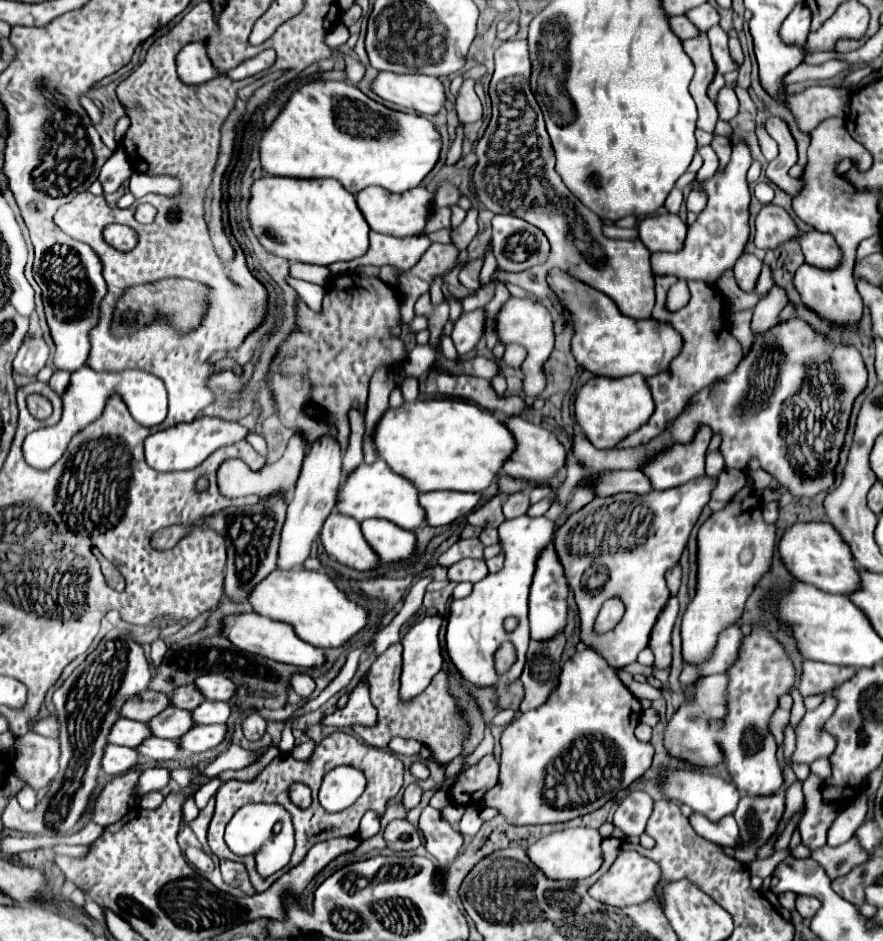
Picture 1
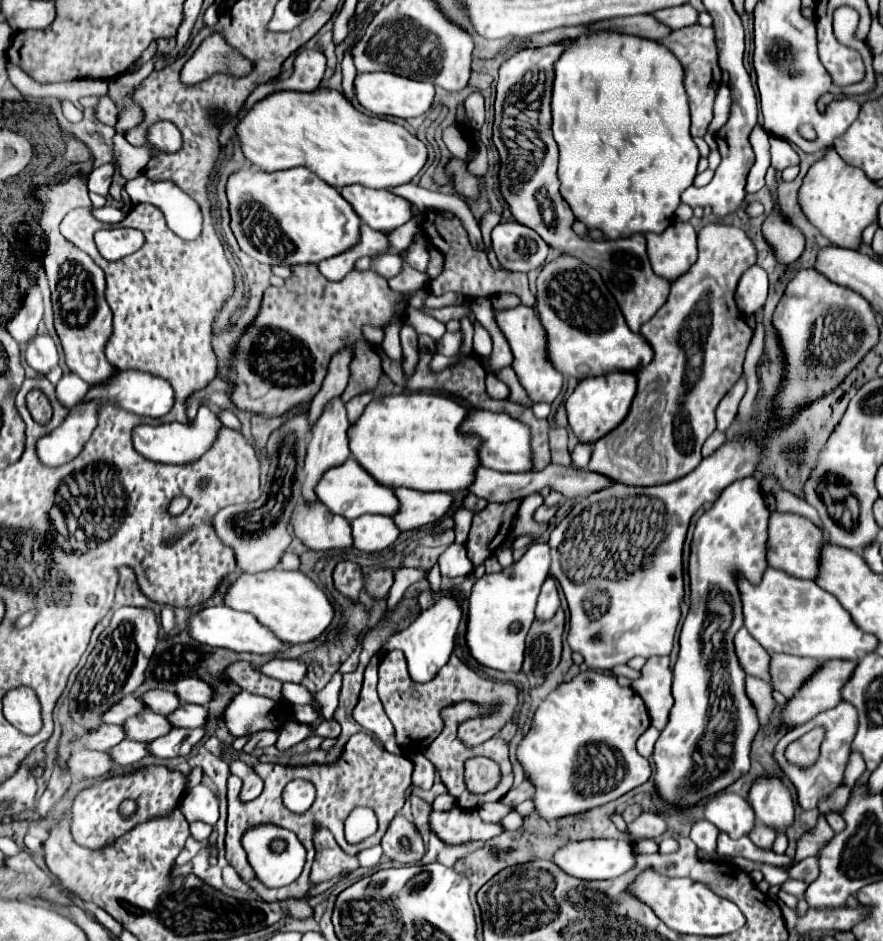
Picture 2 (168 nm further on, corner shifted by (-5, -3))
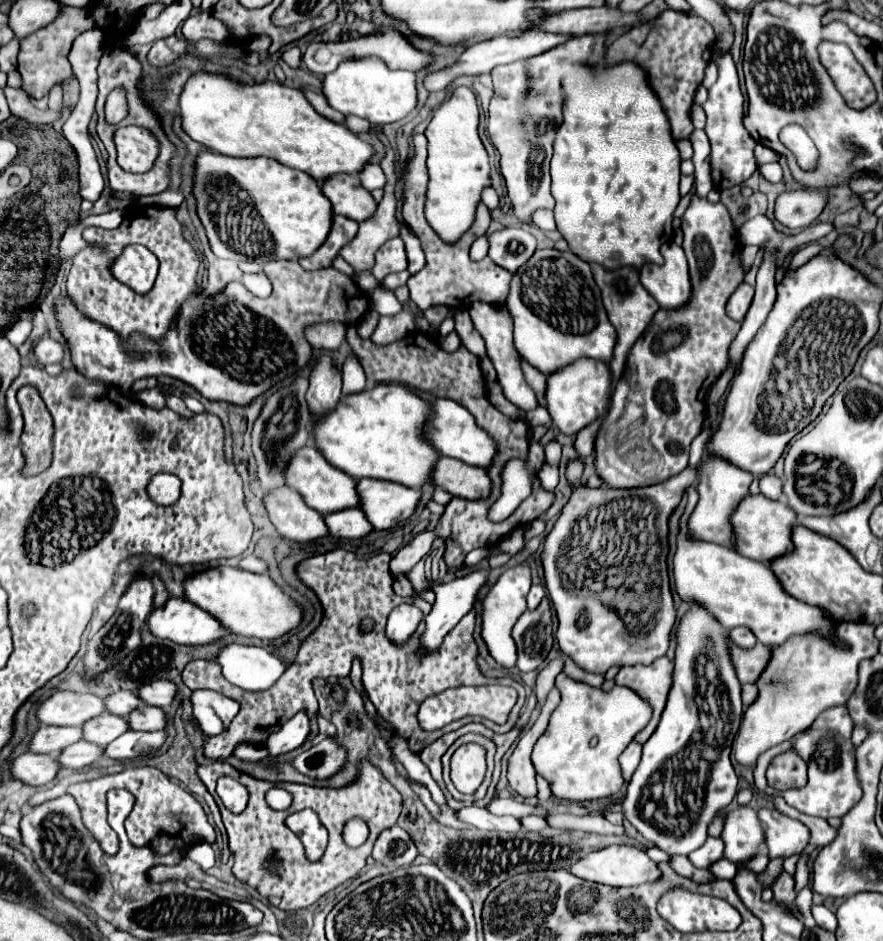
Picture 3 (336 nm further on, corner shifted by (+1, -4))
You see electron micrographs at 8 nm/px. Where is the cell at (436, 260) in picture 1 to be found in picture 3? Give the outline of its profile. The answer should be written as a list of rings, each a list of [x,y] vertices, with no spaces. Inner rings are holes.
[[[391,238],[387,240],[379,250],[377,250],[377,256],[375,256],[375,266],[371,268],[371,274],[383,282],[383,278],[387,274],[393,274],[393,272],[403,272],[407,270],[407,256],[405,256],[405,244],[399,240],[399,238]]]

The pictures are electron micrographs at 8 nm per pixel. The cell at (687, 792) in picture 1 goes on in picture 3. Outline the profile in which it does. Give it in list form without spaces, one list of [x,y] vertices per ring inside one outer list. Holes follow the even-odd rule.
[[[739,806],[729,812],[725,828],[721,832],[725,842],[723,858],[733,864],[745,864],[759,854],[759,846],[765,842],[763,826],[757,818],[757,812],[749,806]]]

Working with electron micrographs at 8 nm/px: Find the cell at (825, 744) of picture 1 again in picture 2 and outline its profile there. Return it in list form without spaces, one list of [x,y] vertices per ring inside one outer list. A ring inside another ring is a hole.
[[[841,701],[837,707],[833,709],[827,709],[827,711],[821,711],[817,717],[813,717],[813,721],[807,721],[795,729],[791,729],[775,747],[775,761],[779,763],[783,775],[797,787],[797,793],[799,793],[799,805],[803,809],[815,809],[817,807],[817,801],[825,795],[829,795],[835,787],[841,785],[841,779],[843,779],[843,769],[845,769],[845,763],[849,759],[849,753],[851,753],[851,741],[853,741],[853,735],[857,731],[857,711],[853,705]],[[817,725],[823,725],[827,729],[827,739],[821,743],[821,753],[817,757],[817,761],[811,765],[811,767],[797,767],[793,763],[789,763],[785,759],[785,749],[791,741],[795,741],[797,737],[805,735],[807,731],[811,731],[813,727]]]

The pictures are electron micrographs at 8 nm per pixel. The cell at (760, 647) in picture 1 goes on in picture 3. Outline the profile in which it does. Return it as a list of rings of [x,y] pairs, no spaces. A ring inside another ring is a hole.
[[[759,810],[759,820],[765,828],[771,860],[785,860],[801,854],[809,844],[809,828],[799,820],[787,818],[777,810]]]

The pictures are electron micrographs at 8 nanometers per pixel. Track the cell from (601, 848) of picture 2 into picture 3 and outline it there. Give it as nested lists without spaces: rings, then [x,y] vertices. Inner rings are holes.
[[[609,846],[603,848],[599,852],[591,852],[591,856],[579,858],[573,866],[571,866],[571,874],[595,882],[595,884],[605,884],[605,886],[613,886],[613,888],[631,888],[631,886],[639,886],[645,882],[657,882],[661,878],[659,866],[639,848],[635,846]]]

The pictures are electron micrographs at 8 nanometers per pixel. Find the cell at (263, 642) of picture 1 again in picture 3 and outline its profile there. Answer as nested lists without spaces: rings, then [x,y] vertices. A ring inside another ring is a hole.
[[[169,596],[165,606],[151,610],[147,628],[155,638],[171,640],[185,646],[209,644],[227,634],[213,616],[207,616],[207,612],[177,596]]]

